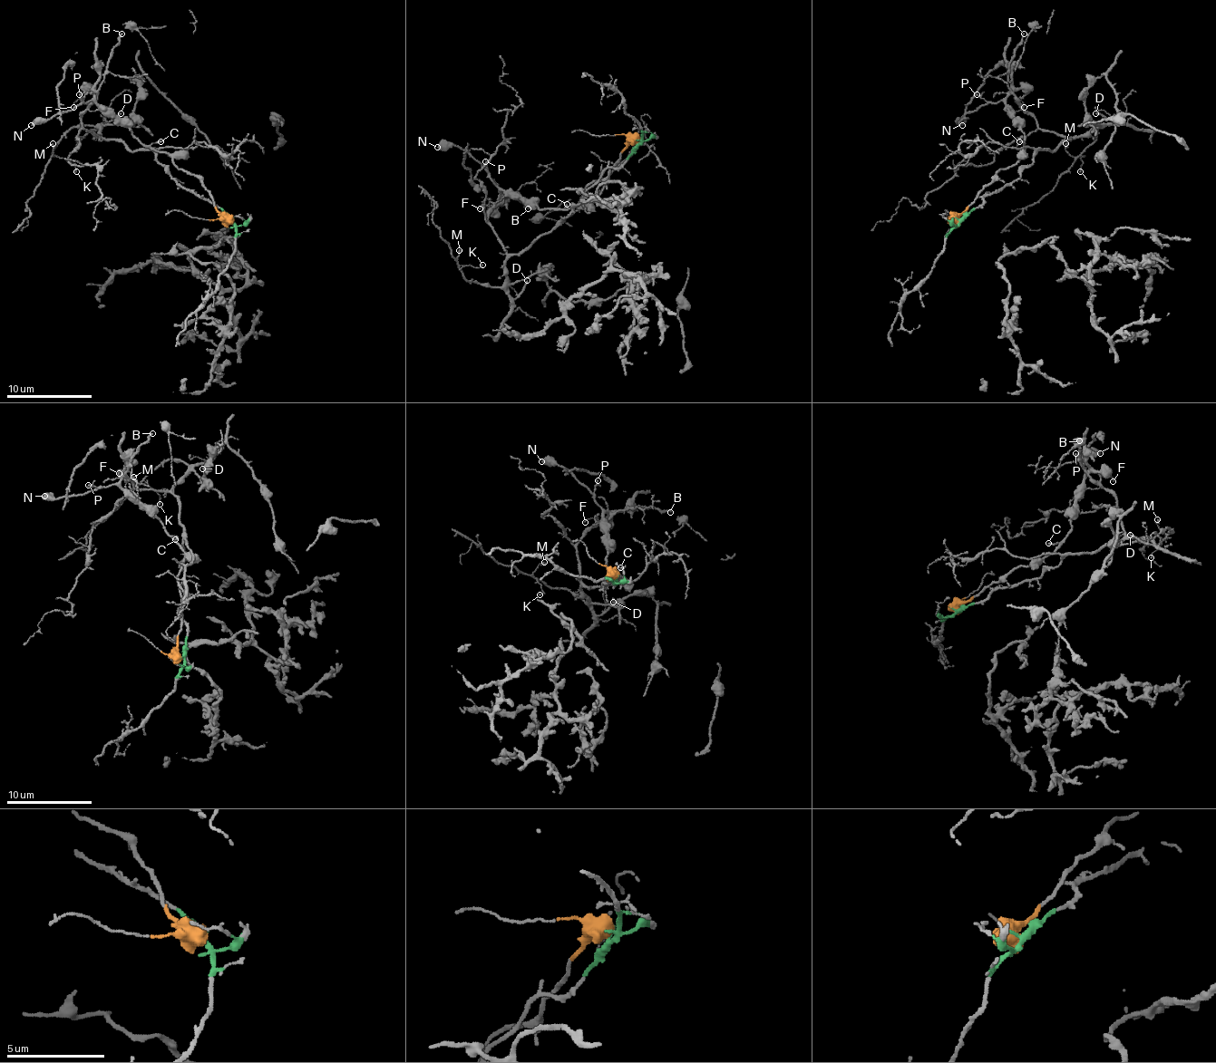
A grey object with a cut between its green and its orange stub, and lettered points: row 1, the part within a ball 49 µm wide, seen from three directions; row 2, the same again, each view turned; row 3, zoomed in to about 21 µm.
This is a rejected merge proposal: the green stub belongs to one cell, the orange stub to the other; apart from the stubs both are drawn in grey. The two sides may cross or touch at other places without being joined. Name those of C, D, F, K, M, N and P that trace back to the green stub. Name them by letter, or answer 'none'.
D, F, K, M

